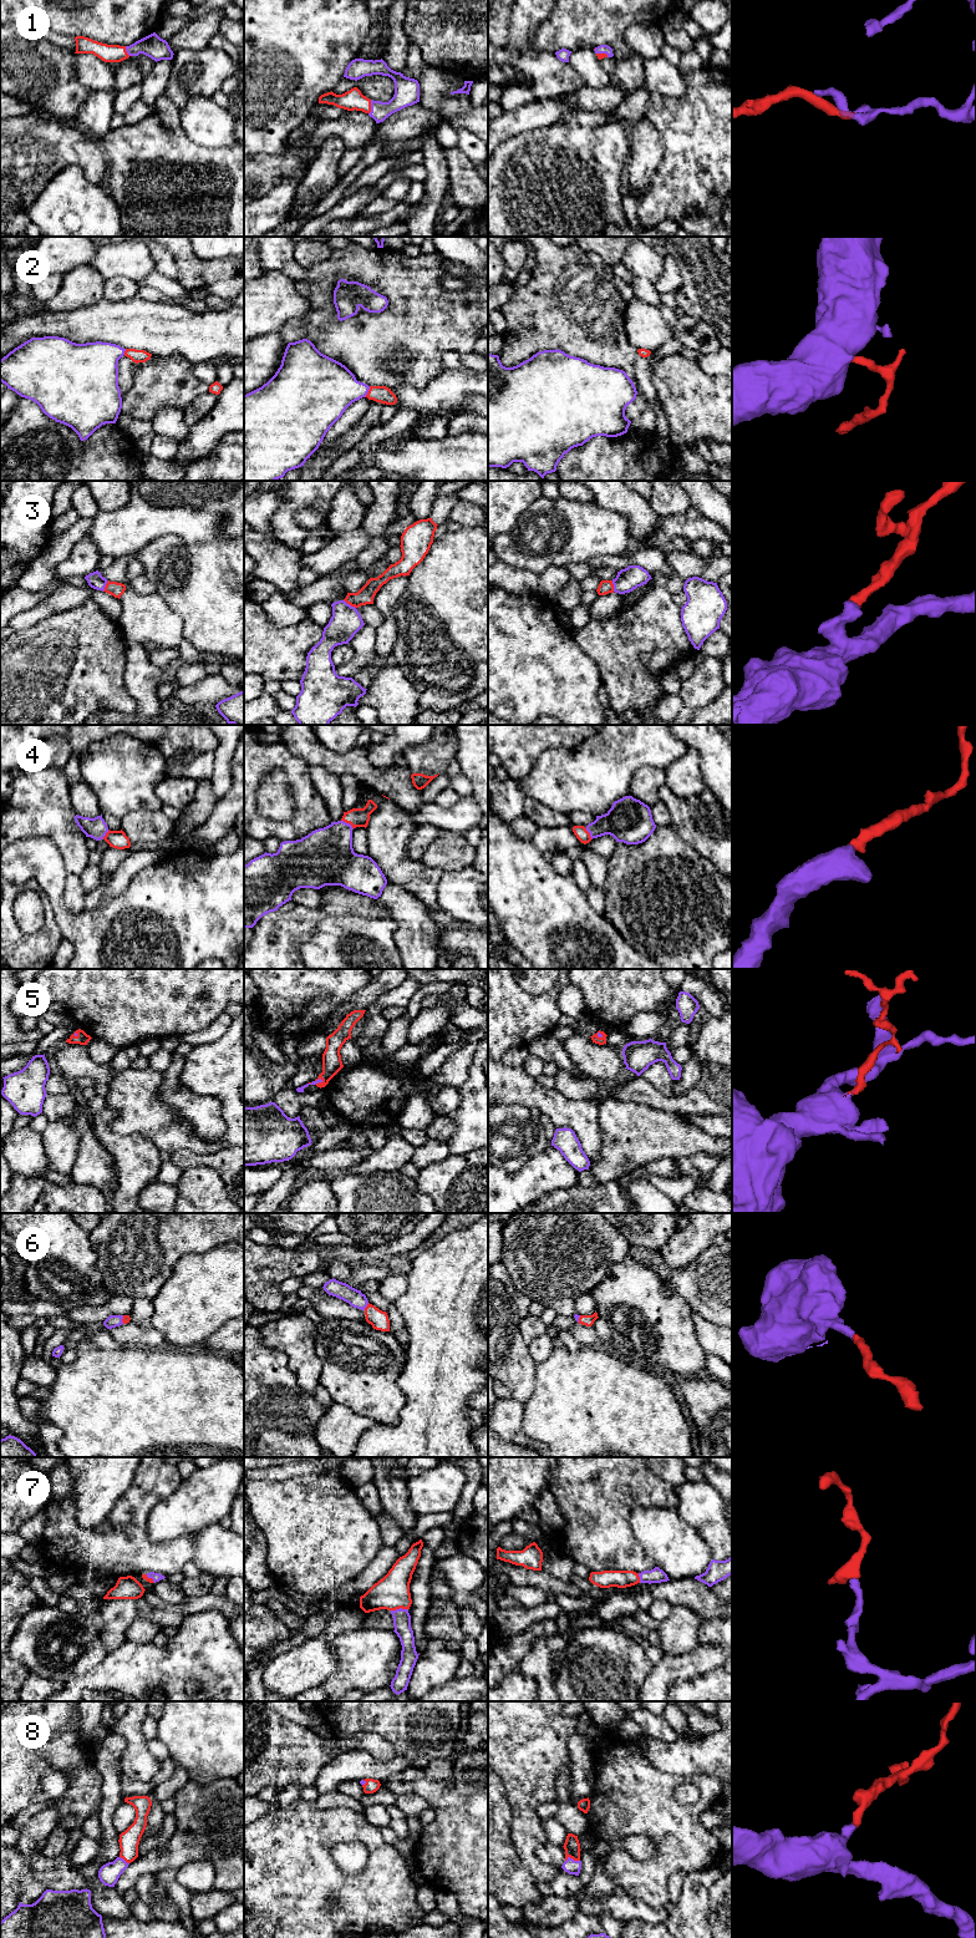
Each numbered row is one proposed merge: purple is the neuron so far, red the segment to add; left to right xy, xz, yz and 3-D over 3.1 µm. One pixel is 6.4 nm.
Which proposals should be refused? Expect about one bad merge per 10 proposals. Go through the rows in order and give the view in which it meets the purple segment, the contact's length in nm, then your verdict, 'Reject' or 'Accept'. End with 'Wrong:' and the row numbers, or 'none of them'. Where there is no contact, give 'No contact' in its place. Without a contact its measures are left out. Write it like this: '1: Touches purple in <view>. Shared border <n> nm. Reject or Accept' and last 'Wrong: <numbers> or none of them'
1: Touches purple in xz. Shared border 100 nm. Accept
2: Touches purple in xz. Shared border 80 nm. Accept
3: Touches purple in xz. Shared border 100 nm. Accept
4: Touches purple in xz. Shared border 100 nm. Accept
5: Touches purple in xz. Shared border 60 nm. Accept
6: Touches purple in xz. Shared border 60 nm. Accept
7: Touches purple in xz. Shared border 110 nm. Accept
8: Touches purple in yz. Shared border 100 nm. Accept
Wrong: none of them

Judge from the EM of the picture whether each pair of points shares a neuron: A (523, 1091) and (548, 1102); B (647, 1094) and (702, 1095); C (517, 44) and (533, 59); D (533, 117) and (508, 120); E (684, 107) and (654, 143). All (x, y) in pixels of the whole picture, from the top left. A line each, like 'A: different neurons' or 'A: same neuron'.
A: same neuron
B: same neuron
C: different neurons
D: same neuron
E: different neurons

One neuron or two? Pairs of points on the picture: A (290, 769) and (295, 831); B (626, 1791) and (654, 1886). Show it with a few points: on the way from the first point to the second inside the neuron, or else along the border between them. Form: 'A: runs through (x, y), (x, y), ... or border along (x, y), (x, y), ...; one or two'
A: runs through (300, 784), (301, 816); one
B: runs through (650, 1815), (664, 1829), (664, 1862); one

